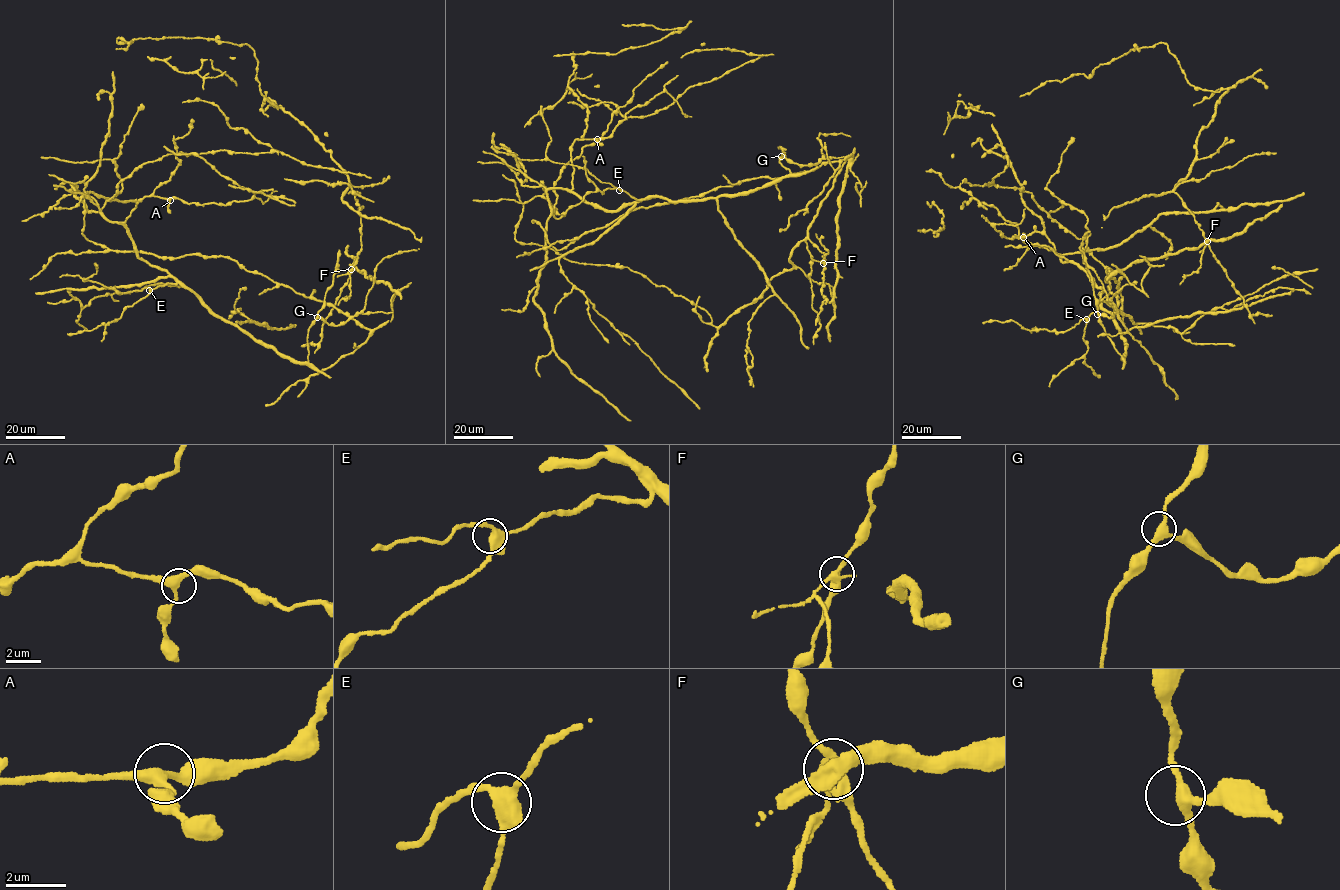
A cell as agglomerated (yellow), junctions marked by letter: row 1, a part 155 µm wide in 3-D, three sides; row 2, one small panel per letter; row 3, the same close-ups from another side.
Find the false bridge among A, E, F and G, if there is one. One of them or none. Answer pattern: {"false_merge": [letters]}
{"false_merge": ["F"]}

